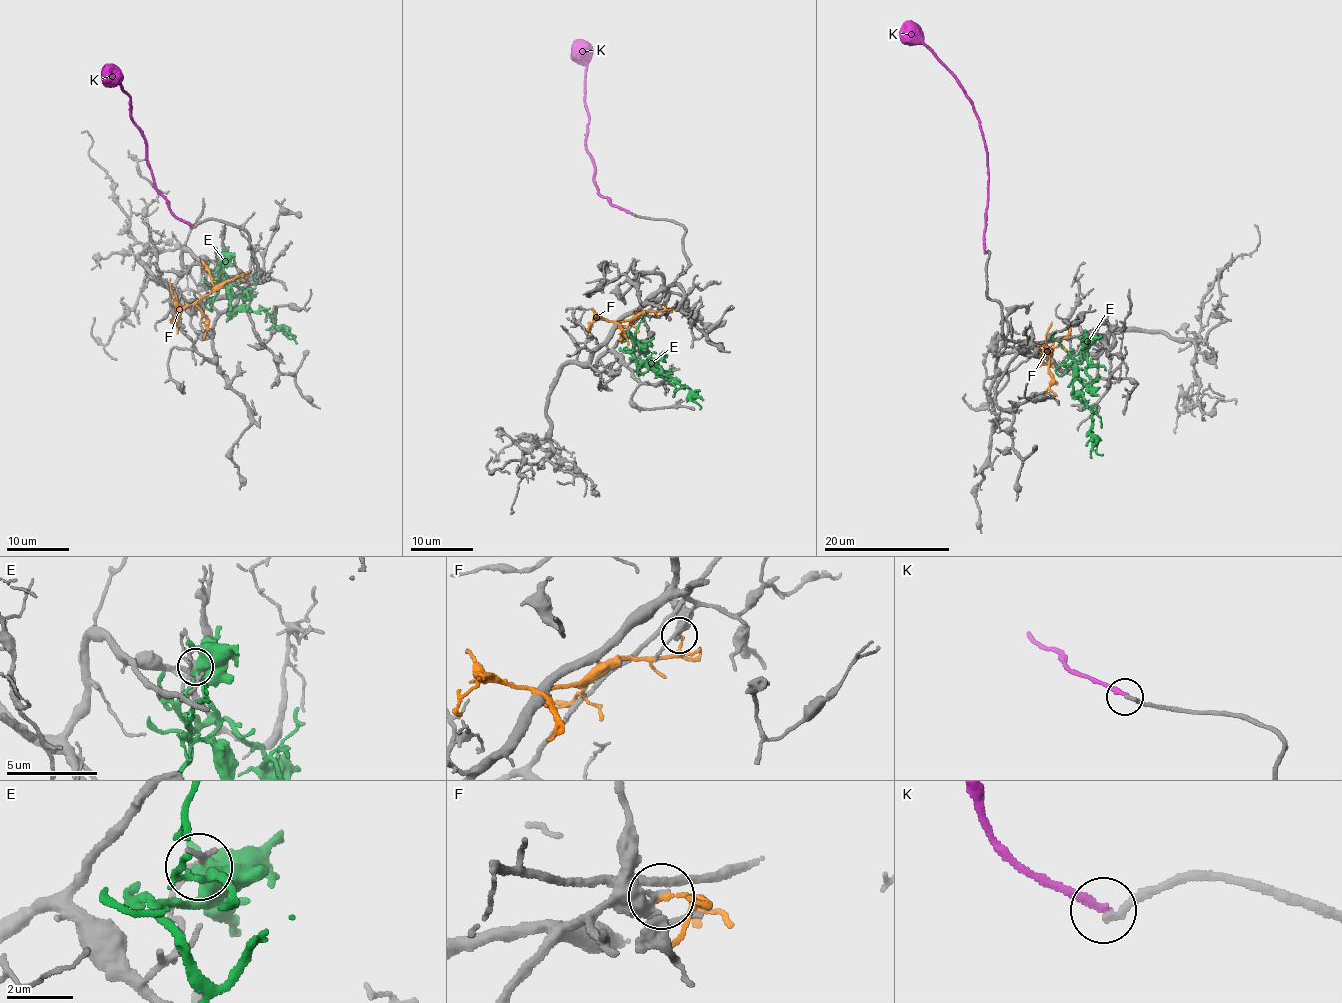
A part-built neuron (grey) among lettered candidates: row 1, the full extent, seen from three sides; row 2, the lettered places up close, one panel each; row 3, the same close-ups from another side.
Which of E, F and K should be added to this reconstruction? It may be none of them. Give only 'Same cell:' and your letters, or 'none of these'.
Same cell: none of these

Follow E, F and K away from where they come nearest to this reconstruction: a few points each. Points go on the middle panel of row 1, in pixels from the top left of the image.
E: (638, 343), (634, 358), (657, 366), (664, 352), (658, 363), (664, 375), (688, 387), (700, 409)
F: (665, 303), (659, 310), (645, 311), (616, 323), (601, 319), (592, 308)
K: (630, 213), (599, 193), (594, 181), (593, 161), (586, 145), (589, 120), (585, 64), (578, 39)

